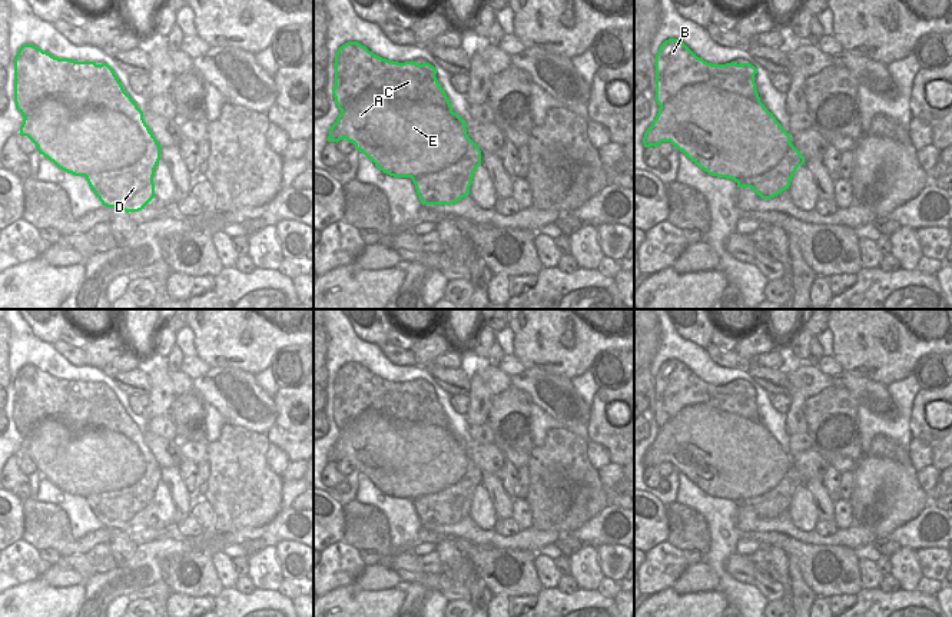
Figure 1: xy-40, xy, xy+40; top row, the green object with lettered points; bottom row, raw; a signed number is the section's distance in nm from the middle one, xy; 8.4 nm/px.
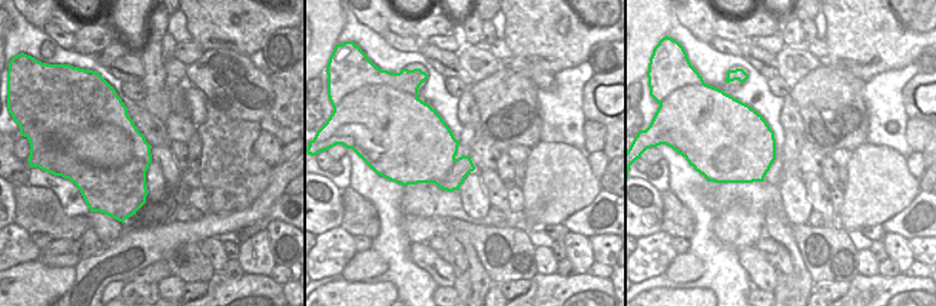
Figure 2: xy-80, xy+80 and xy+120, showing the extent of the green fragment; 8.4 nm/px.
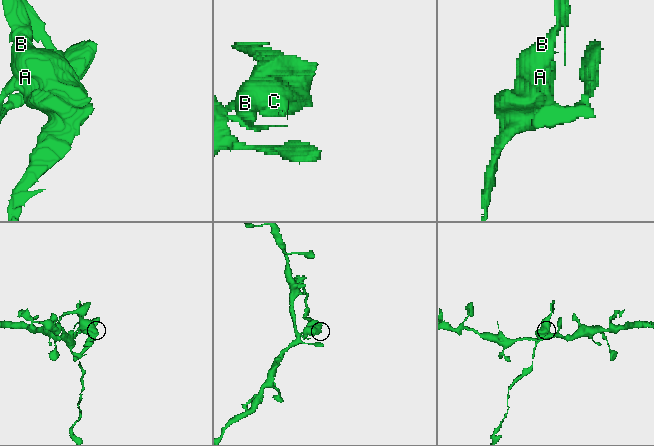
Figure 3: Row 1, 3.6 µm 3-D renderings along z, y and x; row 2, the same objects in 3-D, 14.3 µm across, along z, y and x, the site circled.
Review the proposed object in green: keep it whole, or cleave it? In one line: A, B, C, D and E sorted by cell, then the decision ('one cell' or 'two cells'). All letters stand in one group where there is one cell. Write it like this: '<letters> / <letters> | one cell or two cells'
A E / B C D | two cells

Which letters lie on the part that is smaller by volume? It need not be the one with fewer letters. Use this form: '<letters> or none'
B, C, D

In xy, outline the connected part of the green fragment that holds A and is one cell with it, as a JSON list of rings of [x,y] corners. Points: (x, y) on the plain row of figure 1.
[[[365,411],[341,431],[326,461],[342,460],[354,464],[384,494],[412,501],[455,485],[467,474],[470,461],[452,431],[435,424],[402,422],[379,411]]]

